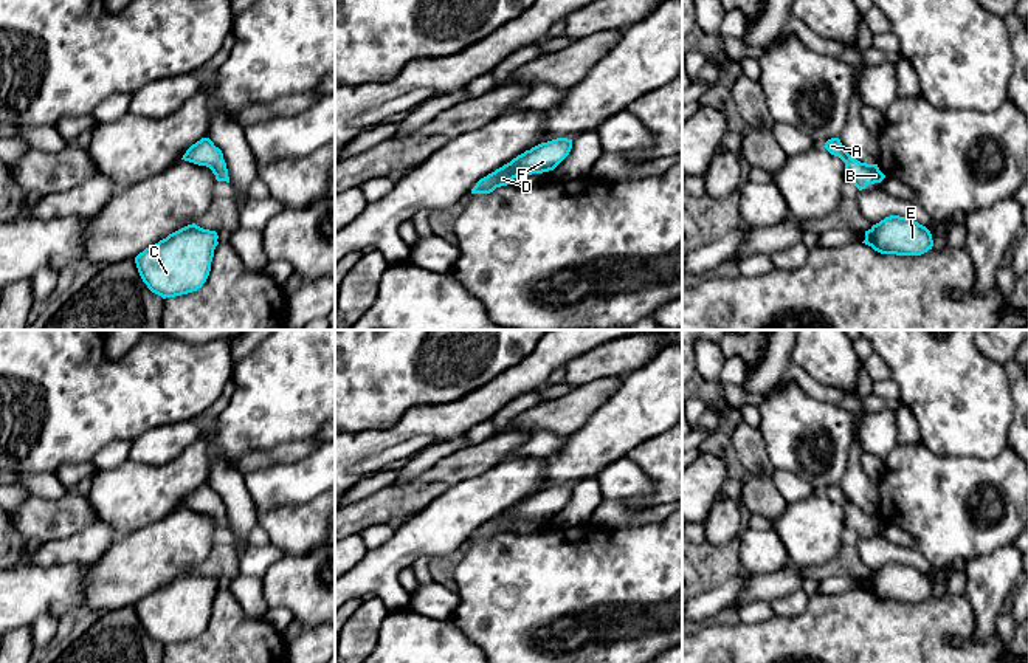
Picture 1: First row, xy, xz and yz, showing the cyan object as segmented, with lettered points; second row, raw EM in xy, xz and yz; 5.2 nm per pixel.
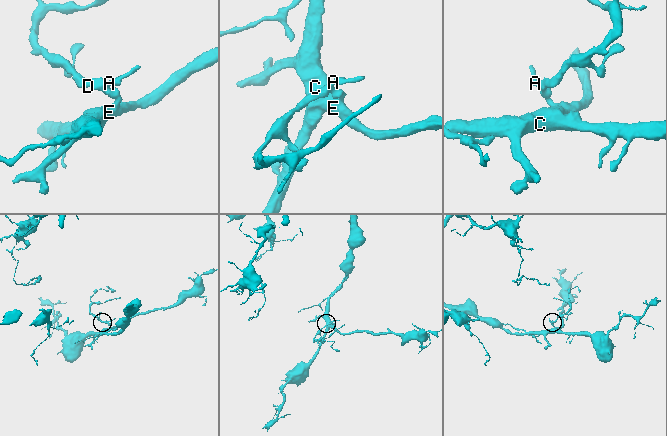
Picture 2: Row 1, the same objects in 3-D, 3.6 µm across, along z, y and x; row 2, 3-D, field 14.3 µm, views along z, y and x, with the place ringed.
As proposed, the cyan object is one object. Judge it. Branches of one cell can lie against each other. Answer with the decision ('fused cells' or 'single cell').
single cell

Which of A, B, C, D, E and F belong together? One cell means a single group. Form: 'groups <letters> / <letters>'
groups A B C D E F

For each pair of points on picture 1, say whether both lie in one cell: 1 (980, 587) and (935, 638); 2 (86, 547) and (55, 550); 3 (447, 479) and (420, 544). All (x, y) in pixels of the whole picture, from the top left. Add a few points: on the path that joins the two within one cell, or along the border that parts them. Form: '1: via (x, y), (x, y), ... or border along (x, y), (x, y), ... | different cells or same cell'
1: border along (965, 594), (974, 615), (974, 635) | different cells
2: via (78, 549), (62, 550) | same cell
3: border along (475, 476), (453, 484), (413, 515) | different cells

